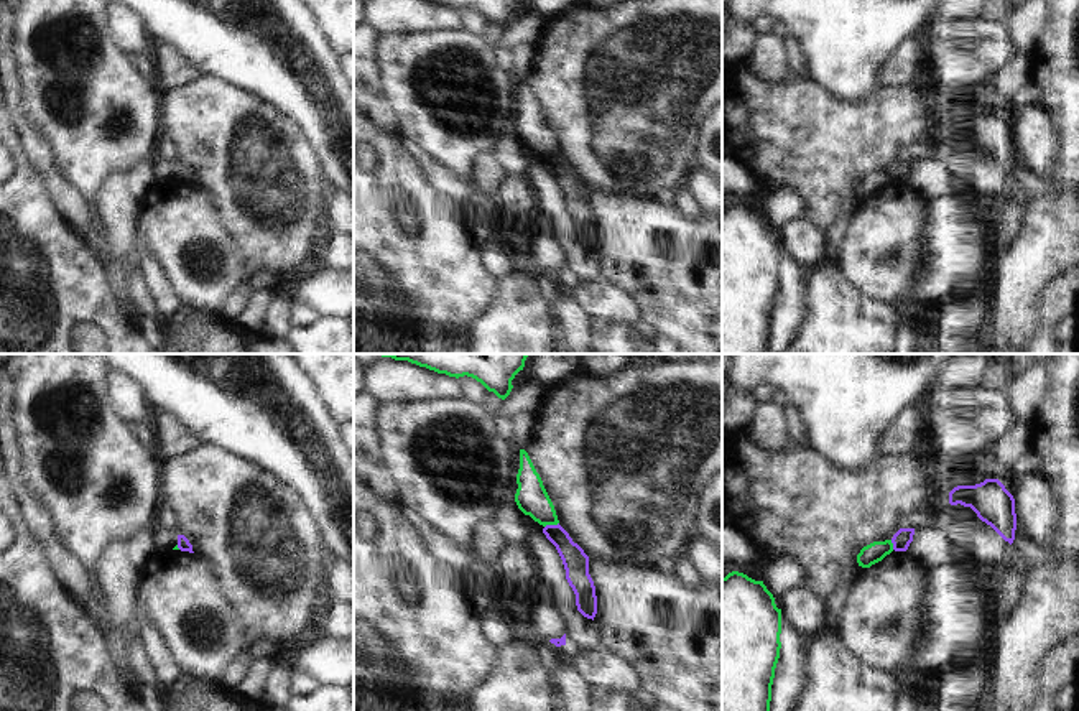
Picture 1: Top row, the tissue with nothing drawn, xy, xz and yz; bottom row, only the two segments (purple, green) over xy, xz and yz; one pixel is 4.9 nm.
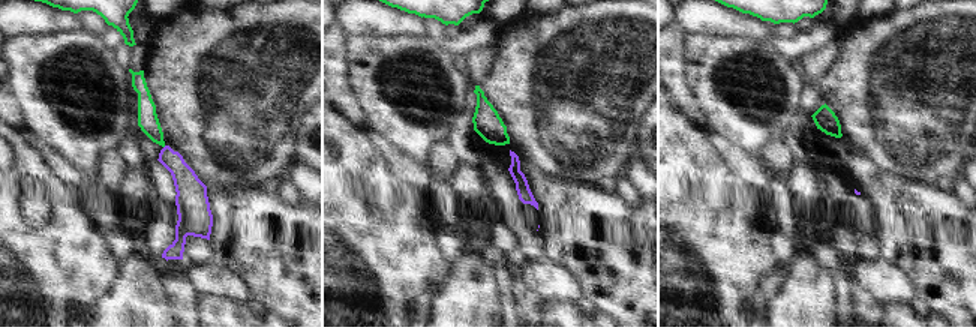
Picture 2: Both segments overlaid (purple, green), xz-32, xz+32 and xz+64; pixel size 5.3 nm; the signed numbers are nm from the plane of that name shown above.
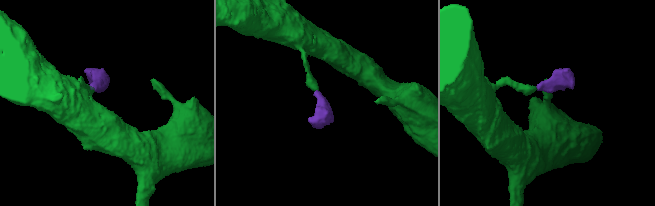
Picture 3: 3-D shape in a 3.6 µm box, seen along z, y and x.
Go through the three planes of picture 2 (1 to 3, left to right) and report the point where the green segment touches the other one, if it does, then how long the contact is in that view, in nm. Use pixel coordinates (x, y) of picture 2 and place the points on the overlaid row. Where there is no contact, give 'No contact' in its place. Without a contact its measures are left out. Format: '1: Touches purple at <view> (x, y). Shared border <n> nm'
1: No contact
2: No contact
3: No contact

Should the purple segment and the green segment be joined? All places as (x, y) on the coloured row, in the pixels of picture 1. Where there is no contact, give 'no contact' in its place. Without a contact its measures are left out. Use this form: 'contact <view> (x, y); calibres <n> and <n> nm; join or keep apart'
contact xz (551, 525); calibres 130 and 160 nm; keep apart

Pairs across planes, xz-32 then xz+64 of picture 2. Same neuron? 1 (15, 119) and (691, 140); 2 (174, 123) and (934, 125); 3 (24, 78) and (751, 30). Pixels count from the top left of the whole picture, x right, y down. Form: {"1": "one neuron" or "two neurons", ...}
{"1": "two neurons", "2": "one neuron", "3": "two neurons"}

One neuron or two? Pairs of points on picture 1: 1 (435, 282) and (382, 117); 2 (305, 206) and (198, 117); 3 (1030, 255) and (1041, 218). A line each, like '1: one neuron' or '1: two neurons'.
1: two neurons
2: one neuron
3: one neuron

